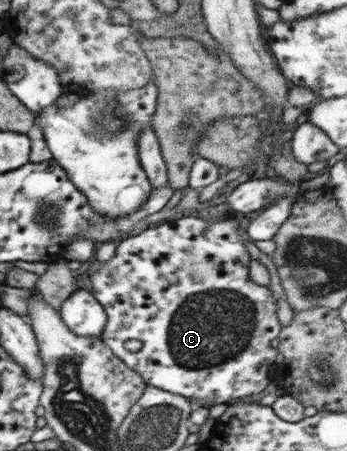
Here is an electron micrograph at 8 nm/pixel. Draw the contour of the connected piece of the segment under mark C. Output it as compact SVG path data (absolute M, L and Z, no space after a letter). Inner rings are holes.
M184 216L180 219L166 222L159 226L145 226L137 233L124 237L118 241L114 256L107 262L98 260L91 262L87 270L92 294L102 305L106 313L106 326L100 334L103 343L118 357L128 368L138 373L147 383L158 389L181 395L182 397L194 397L202 399L205 406L211 408L213 405L227 403L242 399L255 393L260 393L271 381L268 378L268 368L275 363L278 350L270 346L270 341L280 335L281 325L277 317L277 304L272 291L251 281L249 276L249 265L251 262L248 249L244 246L240 236L240 223L233 216L227 216L220 221L207 221L202 218ZM129 339L138 339L142 343L137 353L128 352L124 345Z

